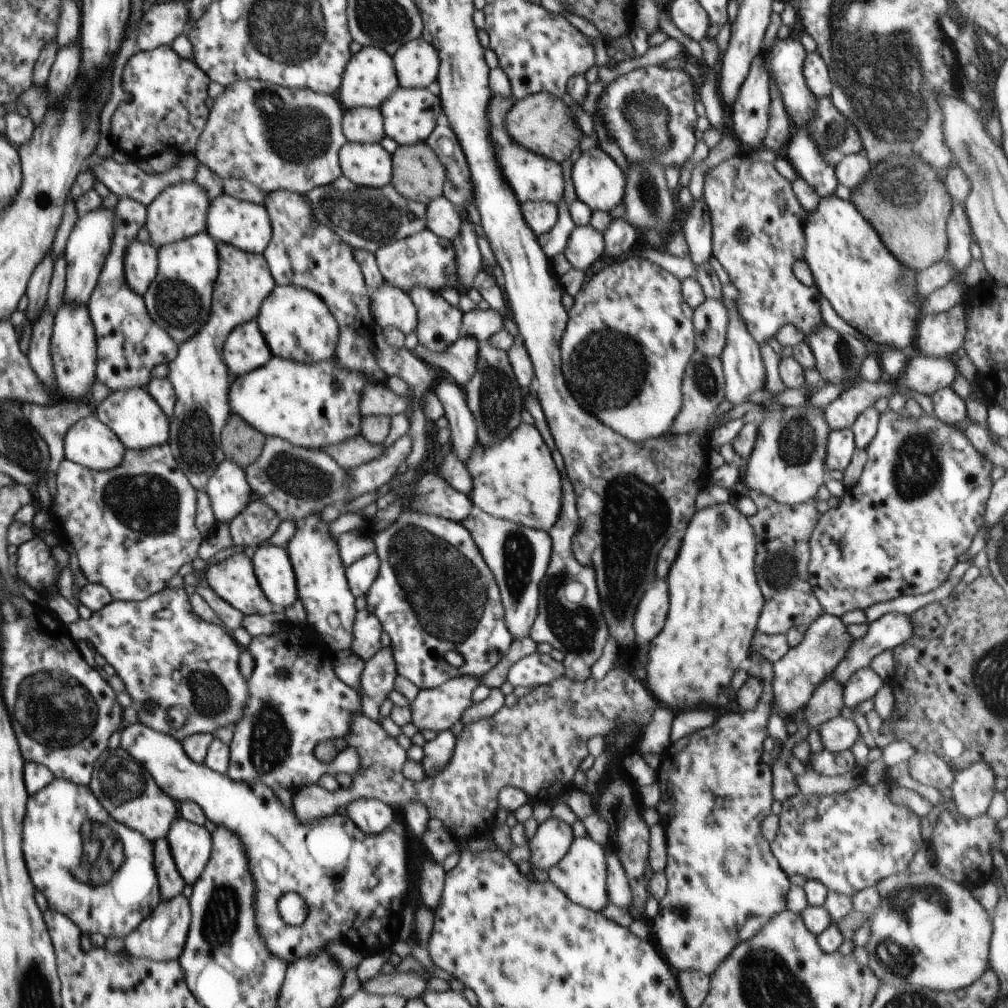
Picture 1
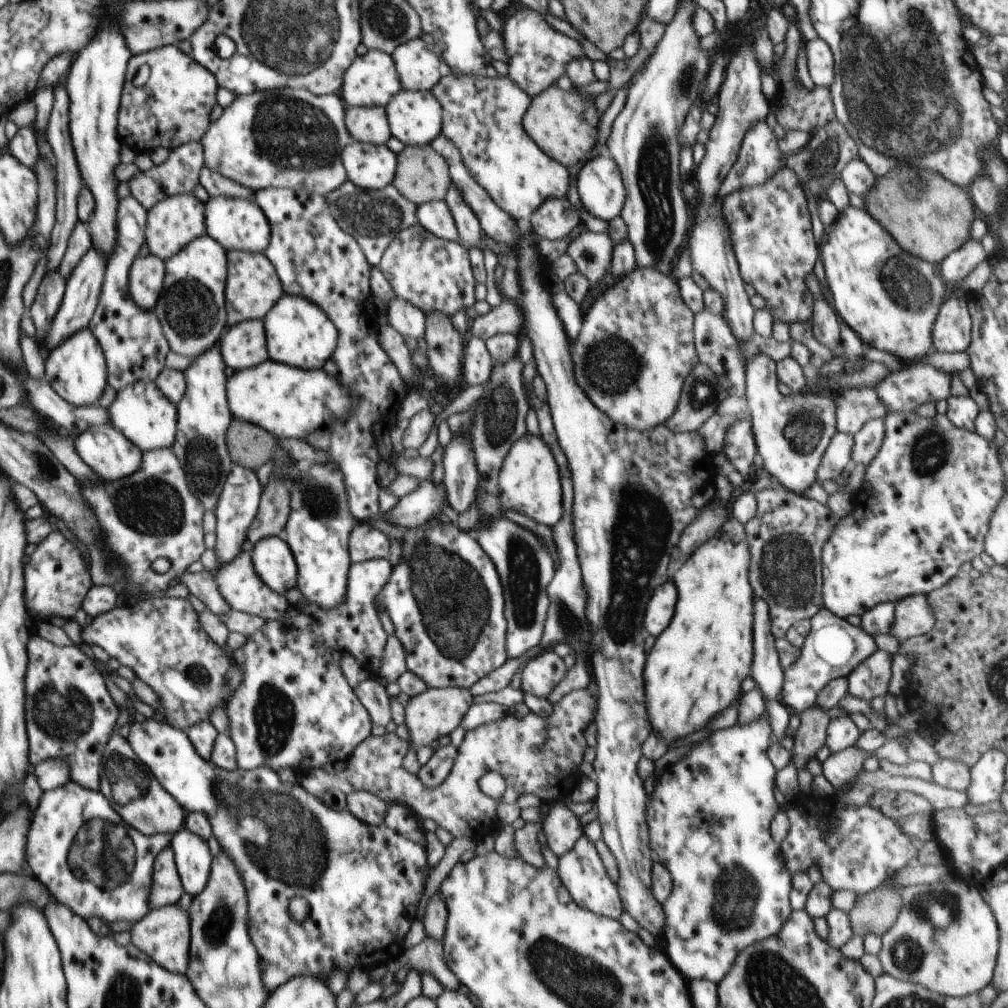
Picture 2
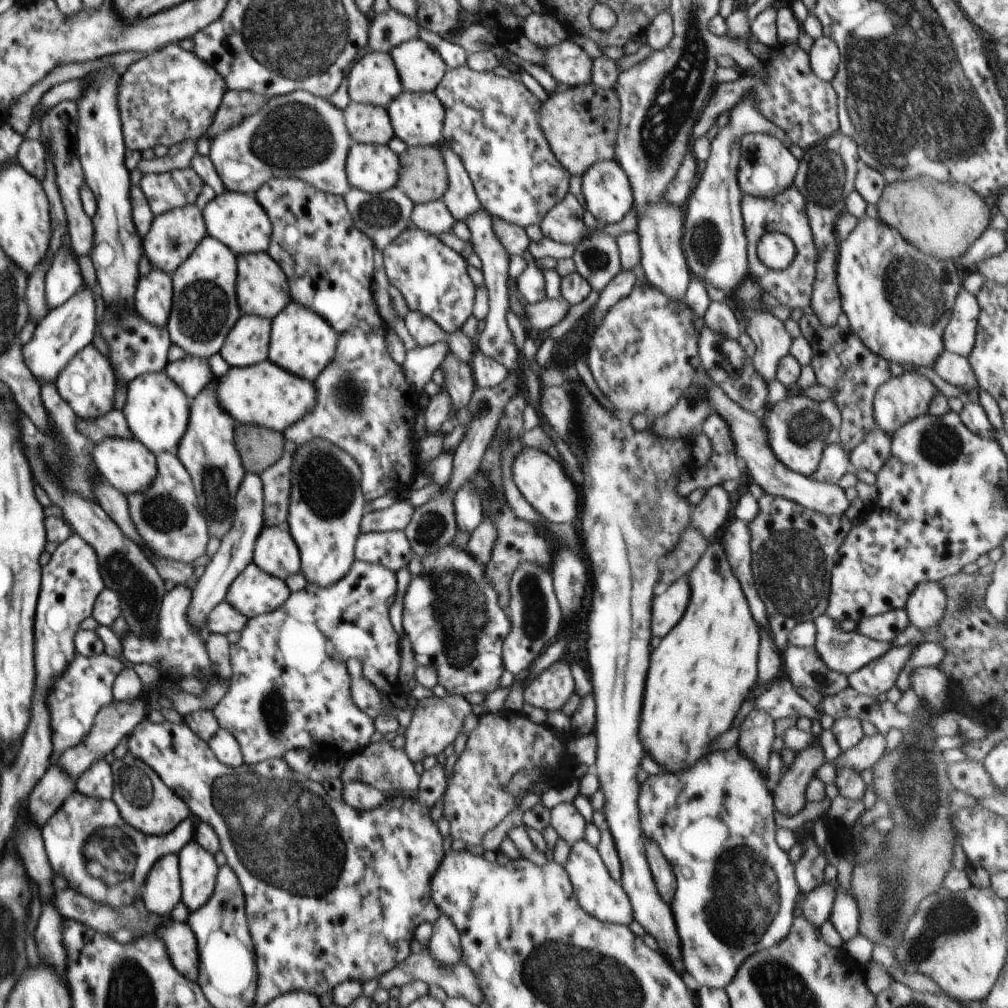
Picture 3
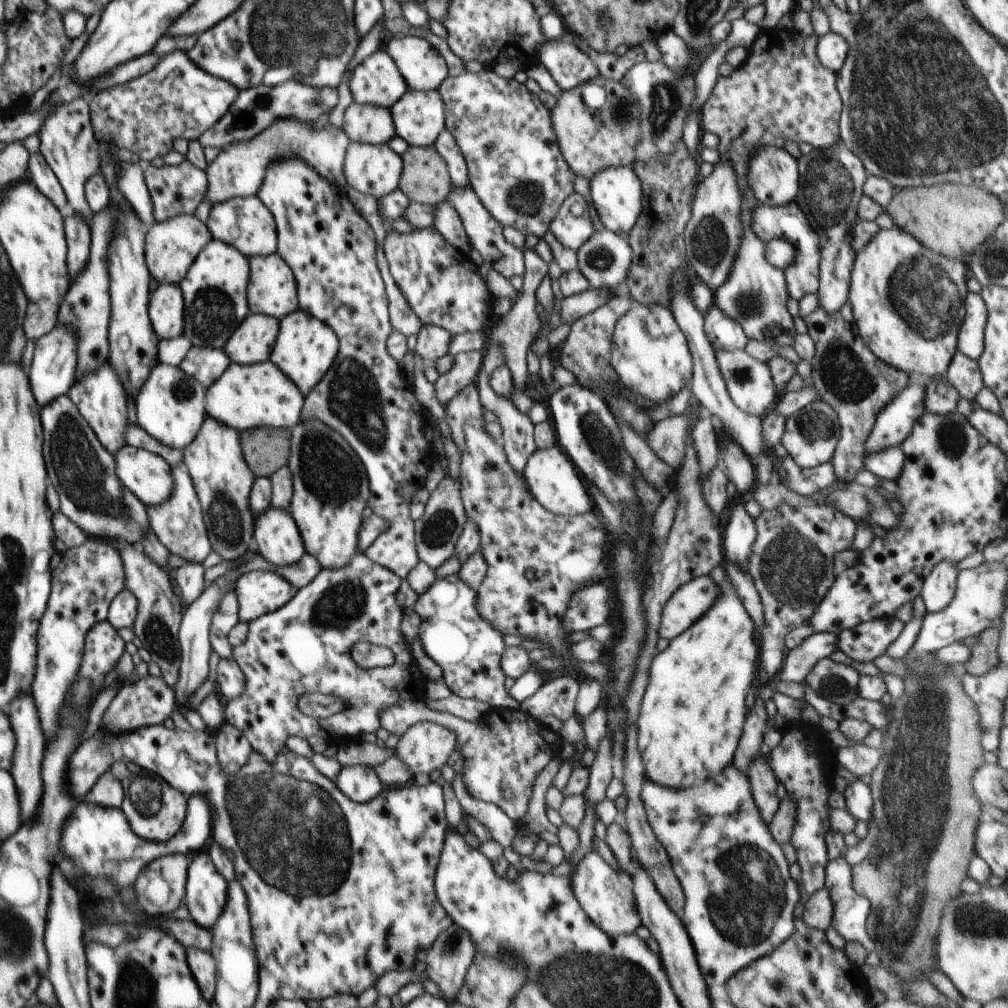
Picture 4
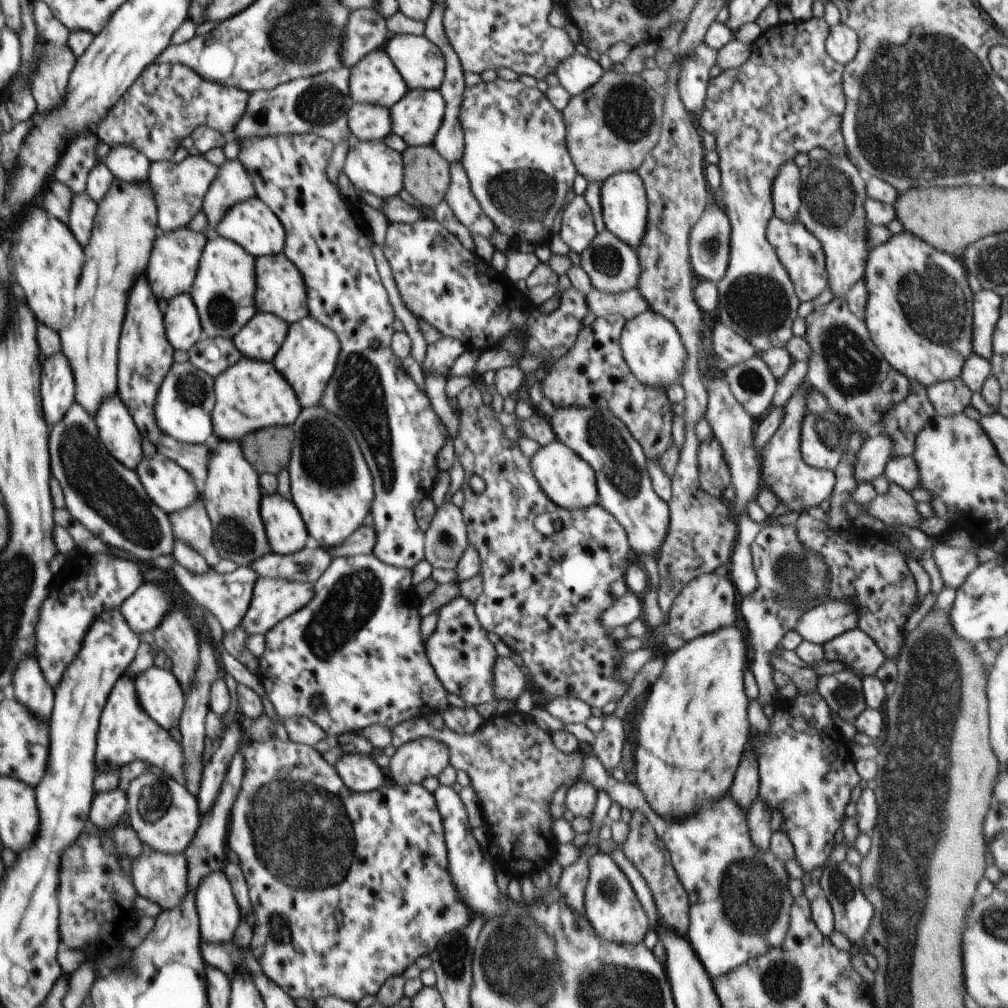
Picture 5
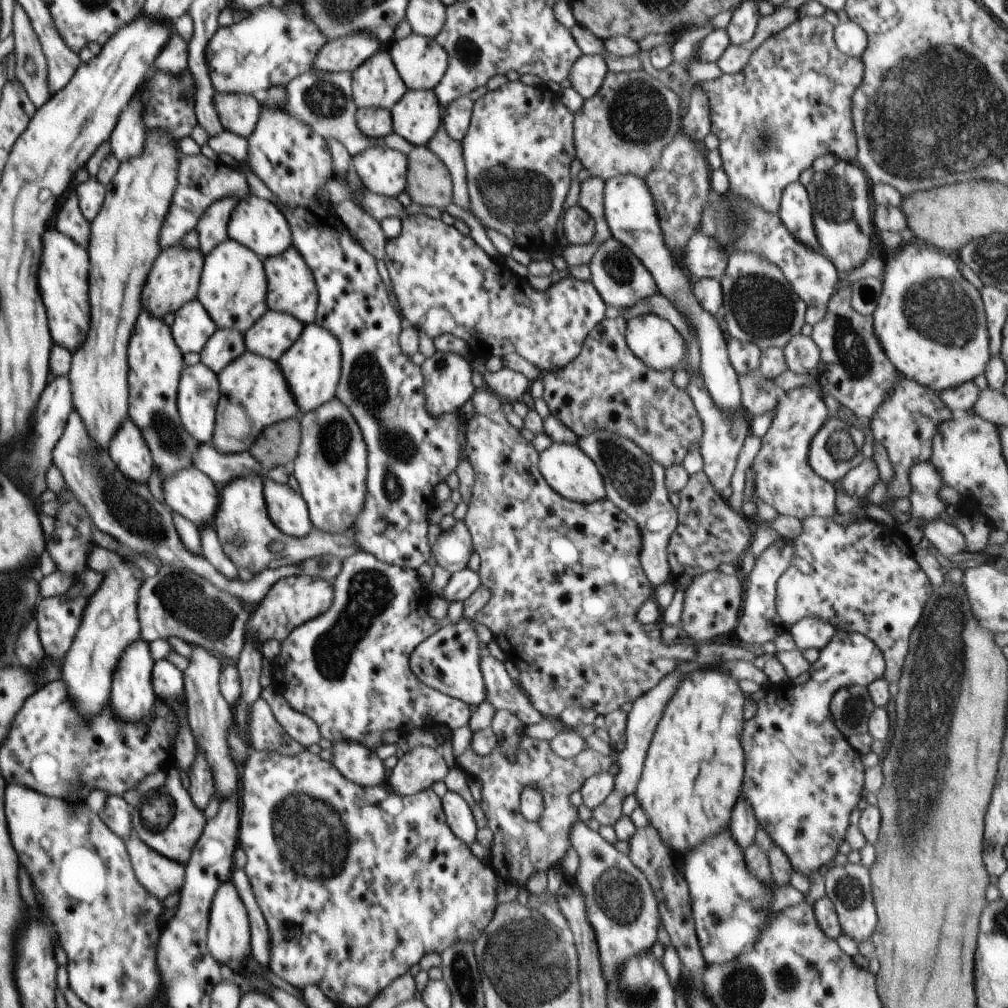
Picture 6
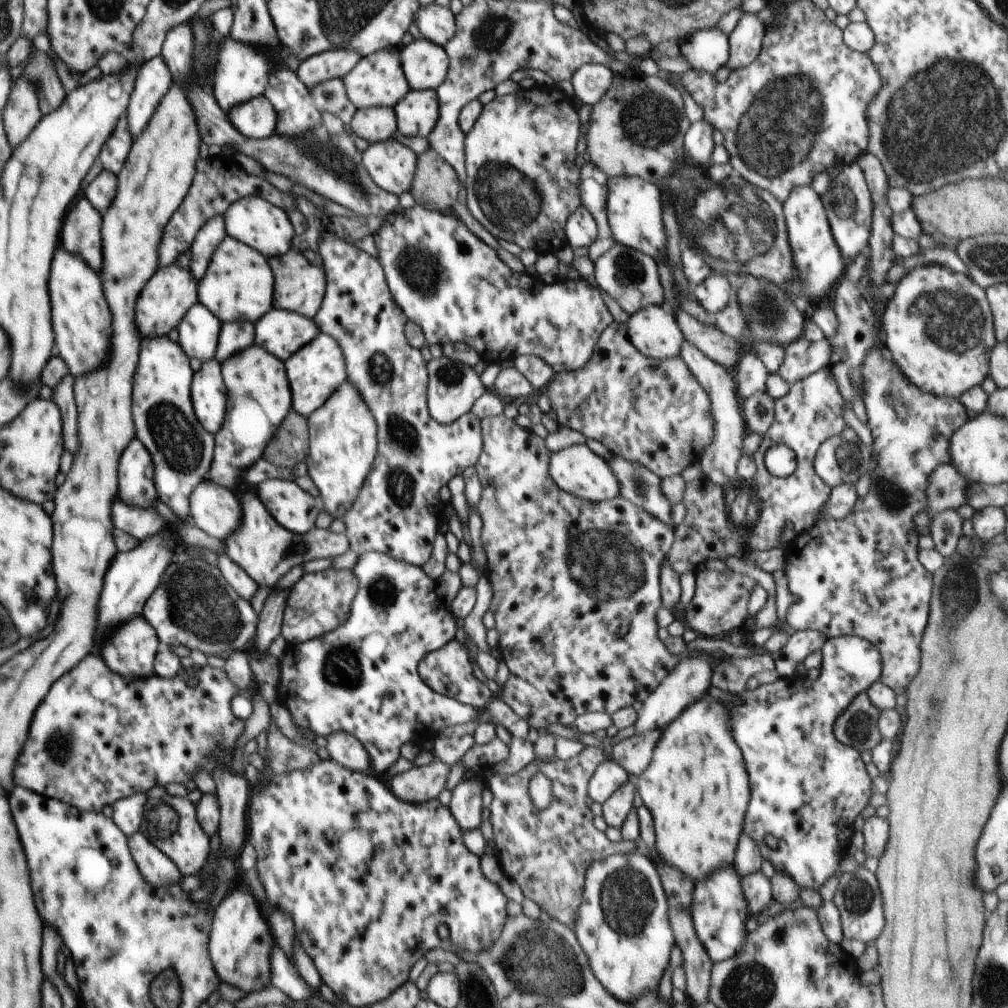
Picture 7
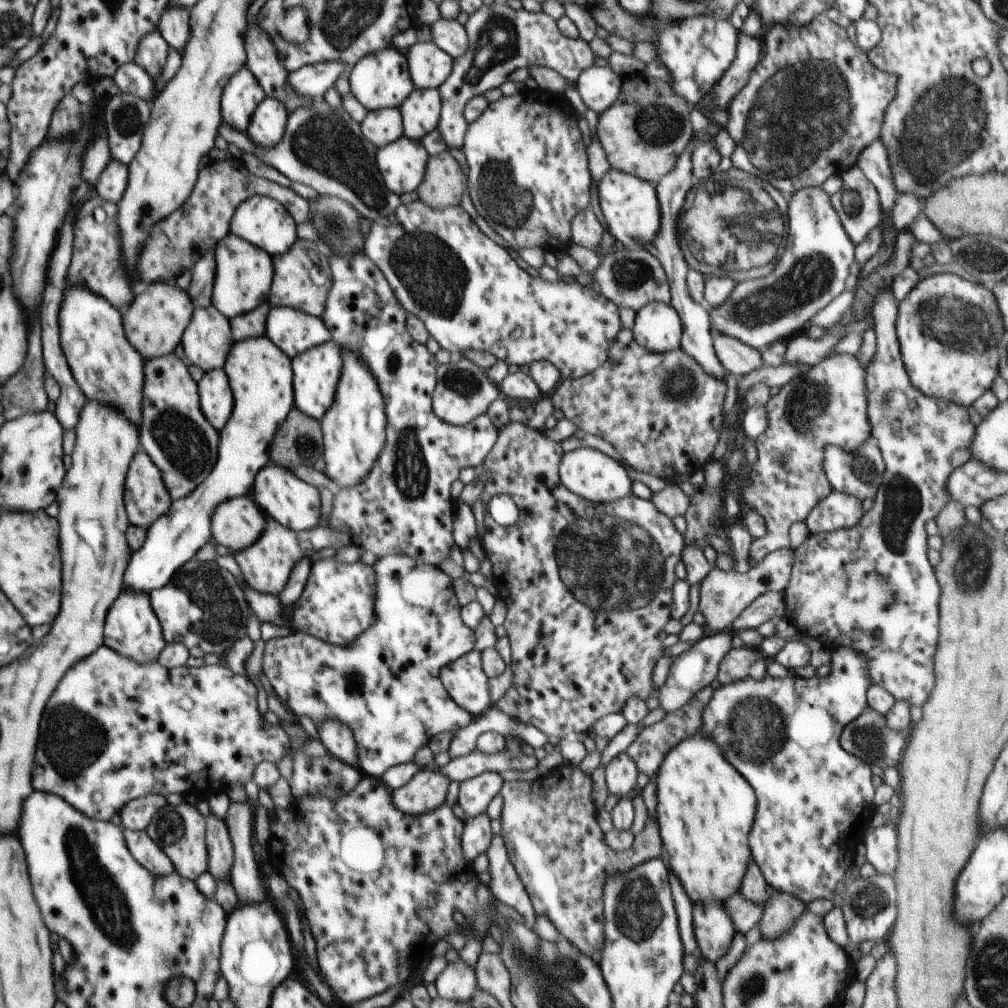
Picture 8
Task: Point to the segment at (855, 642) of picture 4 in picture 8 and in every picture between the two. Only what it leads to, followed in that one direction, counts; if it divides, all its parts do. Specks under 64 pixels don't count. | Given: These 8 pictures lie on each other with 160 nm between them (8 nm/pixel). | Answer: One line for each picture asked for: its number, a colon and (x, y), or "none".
5: (859, 652)
6: (803, 779)
7: (807, 788)
8: (814, 801)

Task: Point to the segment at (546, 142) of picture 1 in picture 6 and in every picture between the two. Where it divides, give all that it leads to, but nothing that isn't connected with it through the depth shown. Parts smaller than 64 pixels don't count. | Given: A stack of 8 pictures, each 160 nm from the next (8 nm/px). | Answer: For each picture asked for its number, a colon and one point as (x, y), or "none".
2: (564, 124)
3: (580, 124)
4: (597, 125)
5: (611, 127)
6: (622, 130)

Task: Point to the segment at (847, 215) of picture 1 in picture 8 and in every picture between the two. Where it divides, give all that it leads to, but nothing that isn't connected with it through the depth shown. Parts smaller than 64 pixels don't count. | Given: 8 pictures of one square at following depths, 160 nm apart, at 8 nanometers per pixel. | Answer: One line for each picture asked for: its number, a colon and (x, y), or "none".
2: (890, 298)
3: (898, 300)
4: (908, 302)
5: (928, 344)
6: (941, 344)
7: (939, 328)
8: (953, 355)

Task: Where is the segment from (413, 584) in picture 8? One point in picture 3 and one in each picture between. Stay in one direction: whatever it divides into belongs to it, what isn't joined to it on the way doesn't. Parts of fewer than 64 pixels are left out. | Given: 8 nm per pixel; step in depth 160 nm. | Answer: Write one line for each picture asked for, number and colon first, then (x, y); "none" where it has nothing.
3: (290, 688)
4: (305, 646)
5: (356, 644)
6: (348, 669)
7: (363, 678)

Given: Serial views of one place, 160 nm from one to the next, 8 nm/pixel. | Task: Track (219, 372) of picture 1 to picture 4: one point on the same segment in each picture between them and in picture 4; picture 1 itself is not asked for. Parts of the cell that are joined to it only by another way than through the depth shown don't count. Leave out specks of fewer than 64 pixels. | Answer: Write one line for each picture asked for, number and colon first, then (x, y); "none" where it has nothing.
2: (253, 287)
3: (208, 451)
4: (223, 480)

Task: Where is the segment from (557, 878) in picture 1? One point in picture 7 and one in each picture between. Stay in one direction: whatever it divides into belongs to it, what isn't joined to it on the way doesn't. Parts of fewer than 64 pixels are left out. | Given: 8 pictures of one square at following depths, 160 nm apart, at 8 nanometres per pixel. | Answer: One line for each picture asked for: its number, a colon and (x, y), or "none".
2: (582, 872)
3: (600, 895)
4: (610, 905)
5: (610, 905)
6: (620, 903)
7: (623, 925)

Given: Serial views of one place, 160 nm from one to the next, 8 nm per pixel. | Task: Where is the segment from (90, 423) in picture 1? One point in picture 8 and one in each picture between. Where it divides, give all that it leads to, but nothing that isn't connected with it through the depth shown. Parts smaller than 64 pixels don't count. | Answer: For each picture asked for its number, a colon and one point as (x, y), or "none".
2: (104, 448)
3: (126, 464)
4: (147, 475)
5: (171, 488)
6: (189, 492)
7: (215, 509)
8: (237, 524)

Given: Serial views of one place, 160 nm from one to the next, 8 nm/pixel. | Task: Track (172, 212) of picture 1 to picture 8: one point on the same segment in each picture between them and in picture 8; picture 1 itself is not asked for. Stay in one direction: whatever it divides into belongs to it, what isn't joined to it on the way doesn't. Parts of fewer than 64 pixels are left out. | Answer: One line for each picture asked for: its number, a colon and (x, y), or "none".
2: (173, 223)
3: (173, 236)
4: (171, 246)
5: (175, 256)
6: (174, 279)
7: (167, 296)
8: (154, 322)

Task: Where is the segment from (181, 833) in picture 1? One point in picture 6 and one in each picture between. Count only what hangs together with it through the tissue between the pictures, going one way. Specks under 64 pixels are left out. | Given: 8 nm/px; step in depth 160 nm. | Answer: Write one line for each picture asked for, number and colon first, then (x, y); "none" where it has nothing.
2: (192, 856)
3: (197, 867)
4: (206, 889)
5: (218, 913)
6: (228, 938)

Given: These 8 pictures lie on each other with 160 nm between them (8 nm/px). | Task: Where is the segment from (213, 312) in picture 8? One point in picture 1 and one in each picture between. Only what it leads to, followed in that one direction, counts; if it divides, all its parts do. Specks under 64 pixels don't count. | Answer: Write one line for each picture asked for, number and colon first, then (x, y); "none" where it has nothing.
1: (141, 264)
2: (146, 275)
3: (154, 297)
4: (166, 306)
5: (182, 327)
6: (192, 327)
7: (199, 330)

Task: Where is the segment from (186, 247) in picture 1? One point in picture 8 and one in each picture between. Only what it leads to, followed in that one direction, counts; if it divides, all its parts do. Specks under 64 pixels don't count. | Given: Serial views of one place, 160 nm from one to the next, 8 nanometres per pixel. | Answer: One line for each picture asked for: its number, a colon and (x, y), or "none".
2: (191, 308)
3: (205, 308)
4: (214, 290)
5: (223, 291)
6: (233, 285)
7: (238, 285)
8: (243, 274)

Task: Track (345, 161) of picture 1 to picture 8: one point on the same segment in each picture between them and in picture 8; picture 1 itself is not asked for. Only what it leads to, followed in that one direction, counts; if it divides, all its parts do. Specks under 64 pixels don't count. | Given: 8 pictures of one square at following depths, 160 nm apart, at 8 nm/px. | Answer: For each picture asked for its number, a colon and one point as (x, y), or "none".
2: (370, 167)
3: (372, 168)
4: (371, 169)
5: (373, 167)
6: (382, 170)
7: (392, 165)
8: (402, 163)

